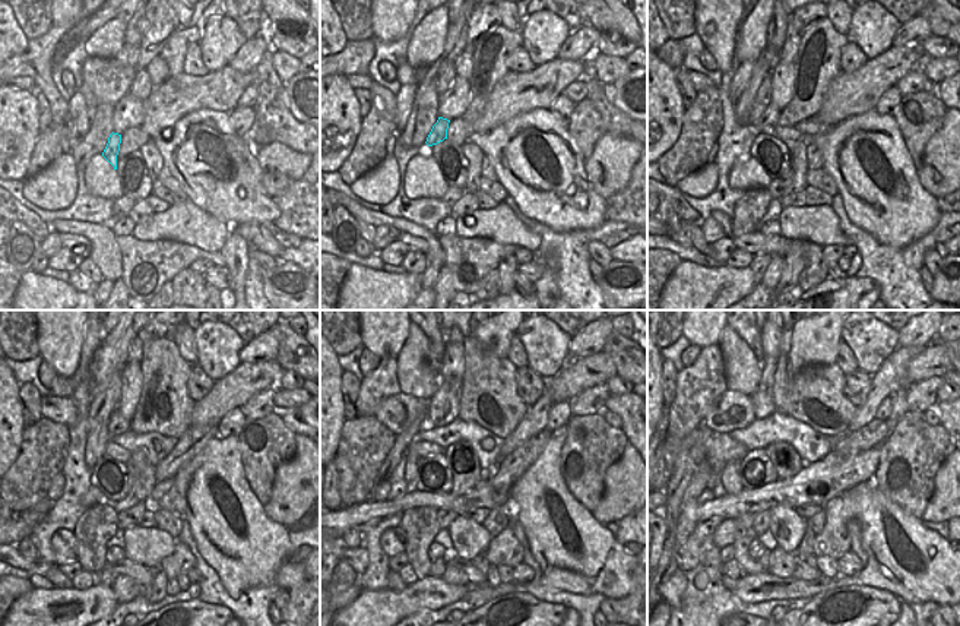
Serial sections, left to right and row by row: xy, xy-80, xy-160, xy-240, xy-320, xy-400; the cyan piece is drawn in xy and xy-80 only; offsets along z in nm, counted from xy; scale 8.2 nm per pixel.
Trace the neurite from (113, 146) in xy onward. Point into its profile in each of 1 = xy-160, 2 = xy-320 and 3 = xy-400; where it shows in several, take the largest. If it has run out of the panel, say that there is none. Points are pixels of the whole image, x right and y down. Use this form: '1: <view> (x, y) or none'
1: xy-160 (766, 123)
2: xy-320 (443, 407)
3: xy-400 (763, 398)

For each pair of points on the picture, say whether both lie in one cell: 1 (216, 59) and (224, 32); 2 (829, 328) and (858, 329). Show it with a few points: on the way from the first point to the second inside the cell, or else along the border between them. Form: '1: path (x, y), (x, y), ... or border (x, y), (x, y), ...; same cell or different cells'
1: path (216, 53), (221, 38); same cell
2: border (842, 325), (840, 340); different cells

